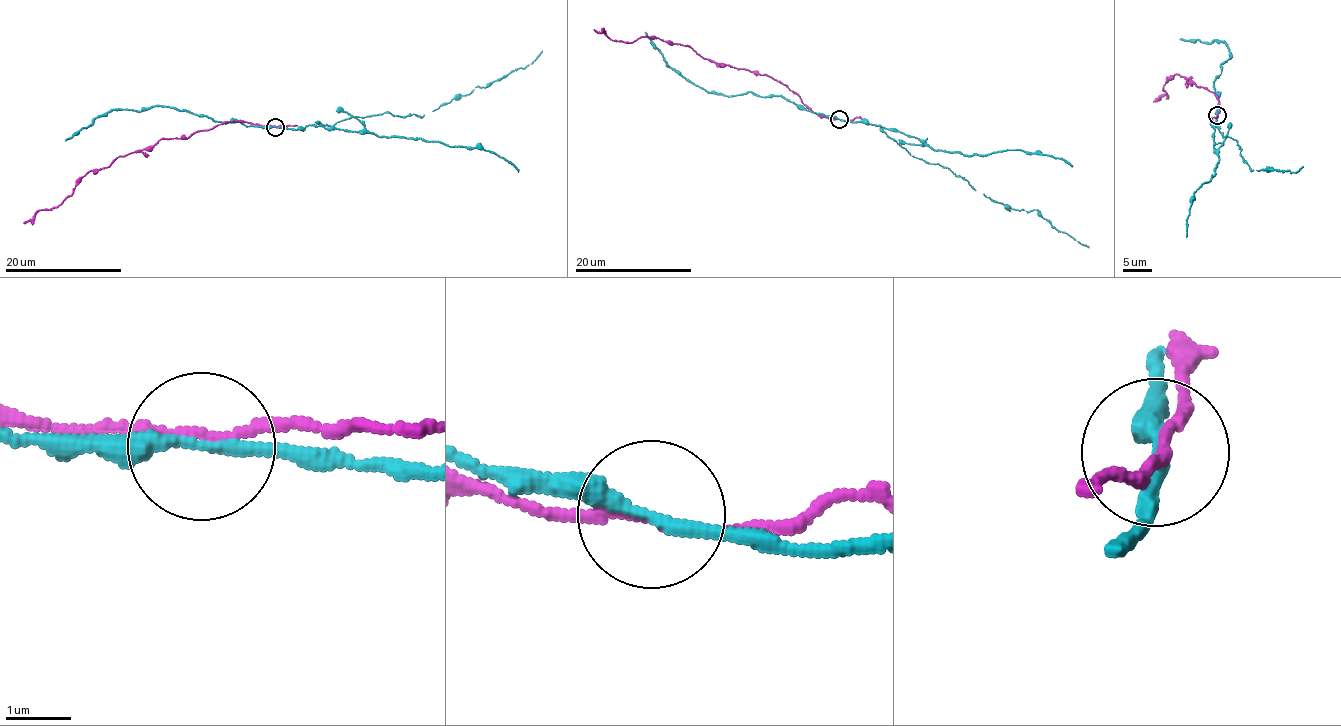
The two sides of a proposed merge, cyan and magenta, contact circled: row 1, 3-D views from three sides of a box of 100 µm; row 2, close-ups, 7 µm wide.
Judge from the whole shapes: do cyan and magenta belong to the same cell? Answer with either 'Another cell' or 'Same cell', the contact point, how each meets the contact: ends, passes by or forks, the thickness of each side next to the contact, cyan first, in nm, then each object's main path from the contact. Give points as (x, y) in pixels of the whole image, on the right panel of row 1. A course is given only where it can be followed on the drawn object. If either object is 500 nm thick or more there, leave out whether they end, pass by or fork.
Same cell. Place: (1217, 115). At the ring cyan passes by. At the ring magenta passes by. Thickness 200 nm (cyan) against 130 nm. Course of cyan: (1216, 115), (1212, 126), (1236, 140), (1253, 170), (1271, 167), (1267, 170), (1294, 173), (1303, 166). Course of magenta: (1218, 115), (1220, 103), (1213, 92), (1192, 84), (1192, 76), (1172, 75), (1162, 89), (1168, 97), (1157, 98)

